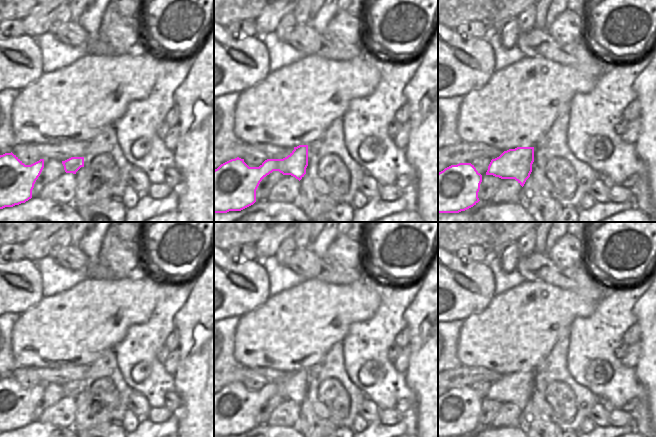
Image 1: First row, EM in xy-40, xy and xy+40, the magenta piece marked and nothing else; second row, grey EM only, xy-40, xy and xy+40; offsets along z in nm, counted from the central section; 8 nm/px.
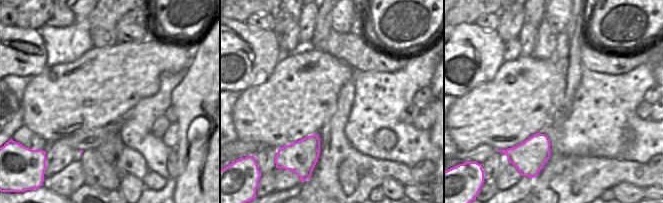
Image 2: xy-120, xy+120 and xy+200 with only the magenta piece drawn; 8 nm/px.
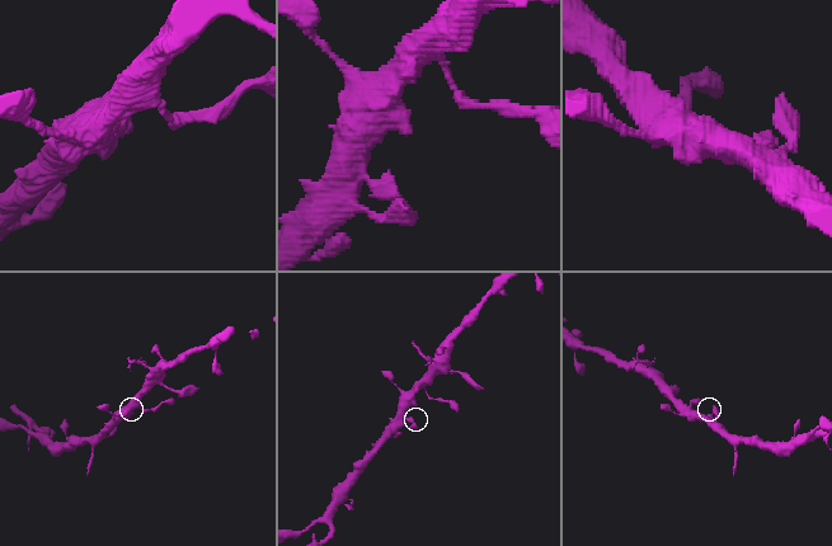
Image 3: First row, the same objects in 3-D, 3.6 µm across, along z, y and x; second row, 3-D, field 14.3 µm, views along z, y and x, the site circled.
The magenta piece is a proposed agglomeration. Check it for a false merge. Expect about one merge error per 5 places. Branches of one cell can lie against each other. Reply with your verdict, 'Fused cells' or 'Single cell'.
Single cell.

